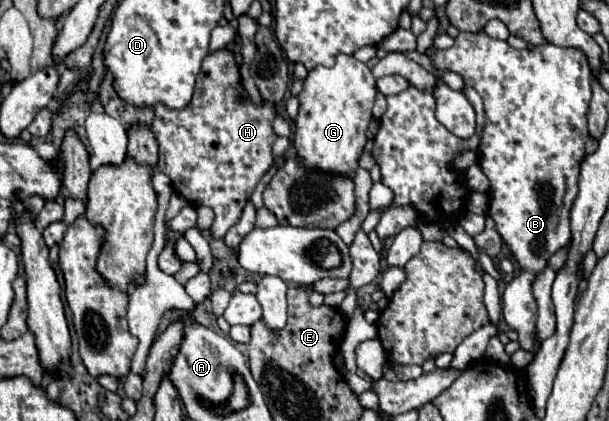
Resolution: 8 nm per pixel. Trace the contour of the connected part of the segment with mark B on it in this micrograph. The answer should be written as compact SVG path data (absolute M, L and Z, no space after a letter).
M459 33L451 49L427 51L433 65L439 69L451 69L465 77L465 85L473 87L485 105L485 129L481 143L481 167L491 181L491 203L489 215L493 217L497 231L509 245L513 257L521 265L523 273L507 283L503 293L503 317L511 329L519 333L519 343L527 351L535 351L535 319L537 303L531 293L535 275L547 265L547 259L571 239L569 211L575 201L579 163L585 155L587 133L587 107L591 99L591 67L589 59L581 49L539 45L535 49L513 49L507 41L497 41L481 33Z

